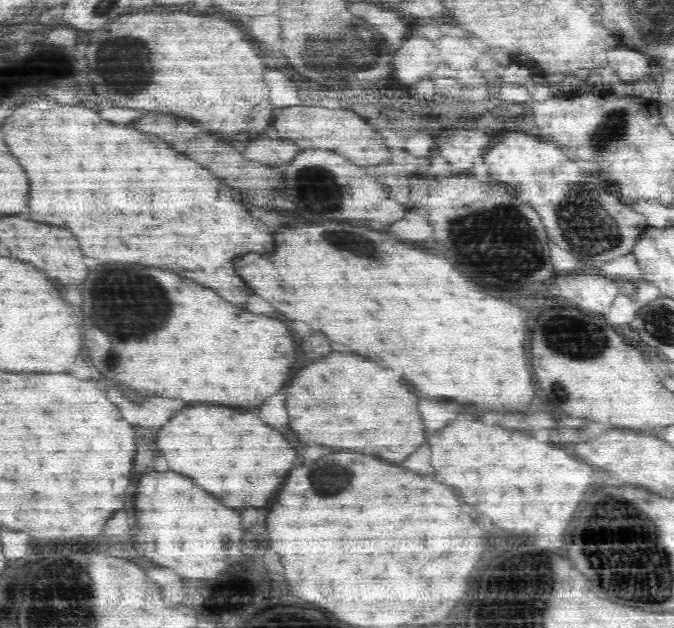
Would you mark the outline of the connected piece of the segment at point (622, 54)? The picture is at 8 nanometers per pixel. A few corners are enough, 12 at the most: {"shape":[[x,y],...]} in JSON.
{"shape":[[622,46],[610,48],[606,60],[624,82],[644,79],[652,62]]}

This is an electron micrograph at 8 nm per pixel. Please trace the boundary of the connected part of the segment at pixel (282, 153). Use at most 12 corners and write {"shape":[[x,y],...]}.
{"shape":[[254,140],[244,160],[262,166],[288,164],[296,146],[280,140]]}

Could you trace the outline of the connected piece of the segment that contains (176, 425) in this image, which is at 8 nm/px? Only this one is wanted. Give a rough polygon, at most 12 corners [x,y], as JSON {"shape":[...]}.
{"shape":[[190,406],[158,434],[170,472],[264,508],[296,450],[254,414]]}

